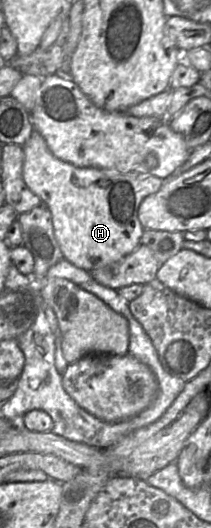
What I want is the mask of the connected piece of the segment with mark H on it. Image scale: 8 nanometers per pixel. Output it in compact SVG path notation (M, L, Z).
M35 129L23 145L23 151L23 179L49 209L54 236L65 260L91 271L118 262L138 248L144 230L138 219L139 205L145 197L156 193L164 180L150 175L74 166L55 157Z

